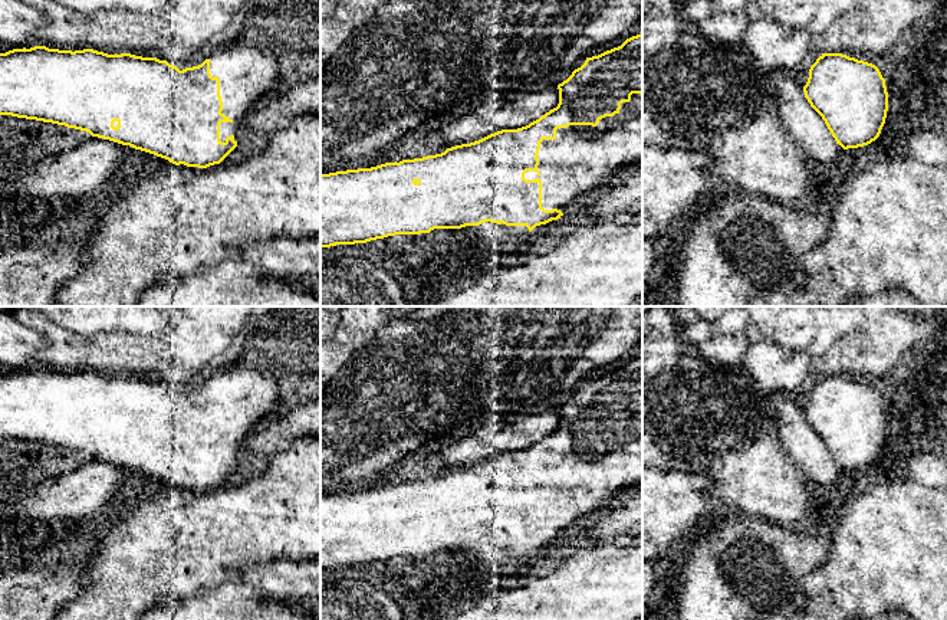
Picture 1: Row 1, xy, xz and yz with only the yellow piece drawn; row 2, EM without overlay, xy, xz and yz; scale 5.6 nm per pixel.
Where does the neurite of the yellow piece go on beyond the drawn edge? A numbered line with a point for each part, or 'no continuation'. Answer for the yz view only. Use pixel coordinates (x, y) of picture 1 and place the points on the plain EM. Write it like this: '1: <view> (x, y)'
no continuation

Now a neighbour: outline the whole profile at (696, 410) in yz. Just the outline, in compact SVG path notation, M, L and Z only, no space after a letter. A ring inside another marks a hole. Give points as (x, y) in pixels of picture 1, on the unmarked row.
M687 350L678 361L657 374L657 384L648 388L645 429L658 447L690 466L691 473L704 476L721 499L743 514L760 521L792 525L806 515L808 489L799 466L785 450L777 436L777 416L773 397L747 371L731 365L711 365Z

